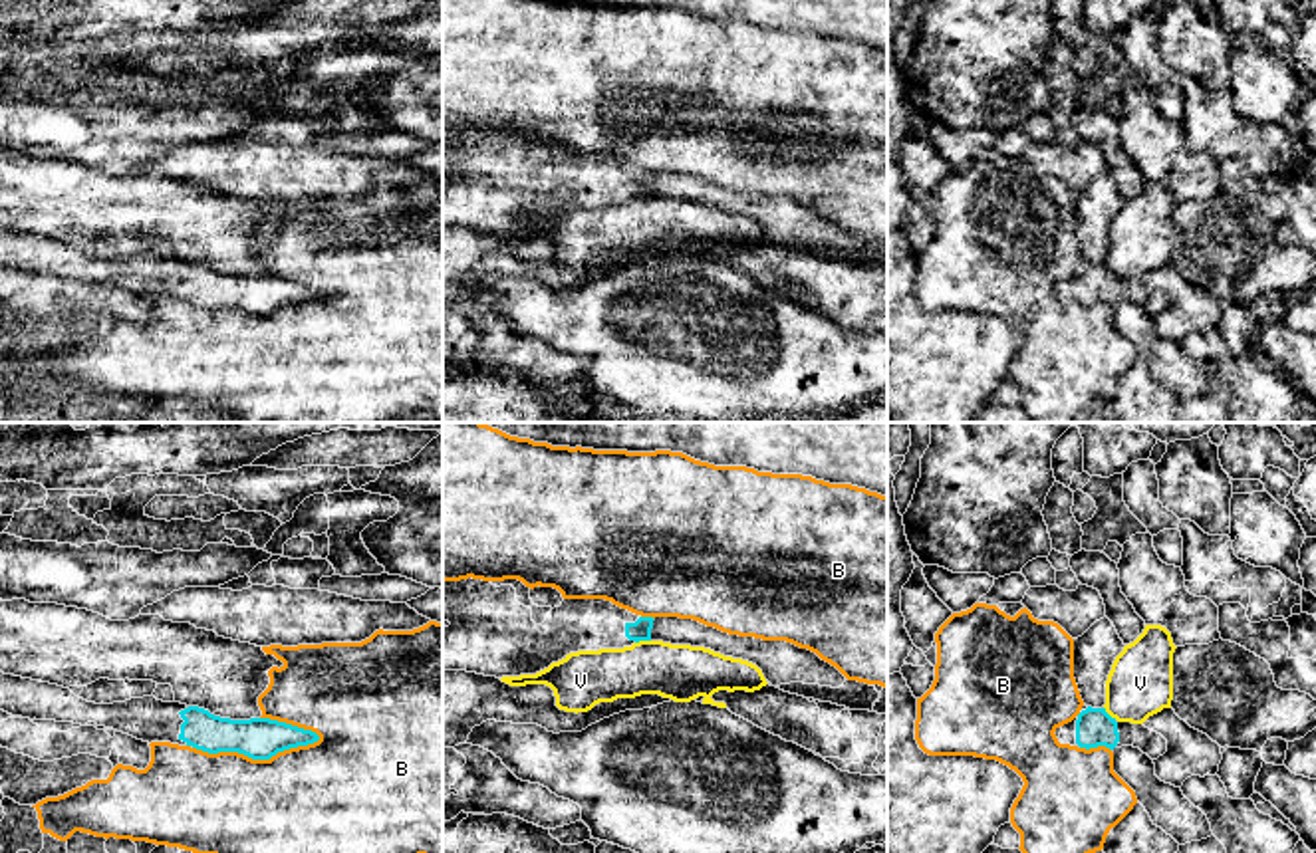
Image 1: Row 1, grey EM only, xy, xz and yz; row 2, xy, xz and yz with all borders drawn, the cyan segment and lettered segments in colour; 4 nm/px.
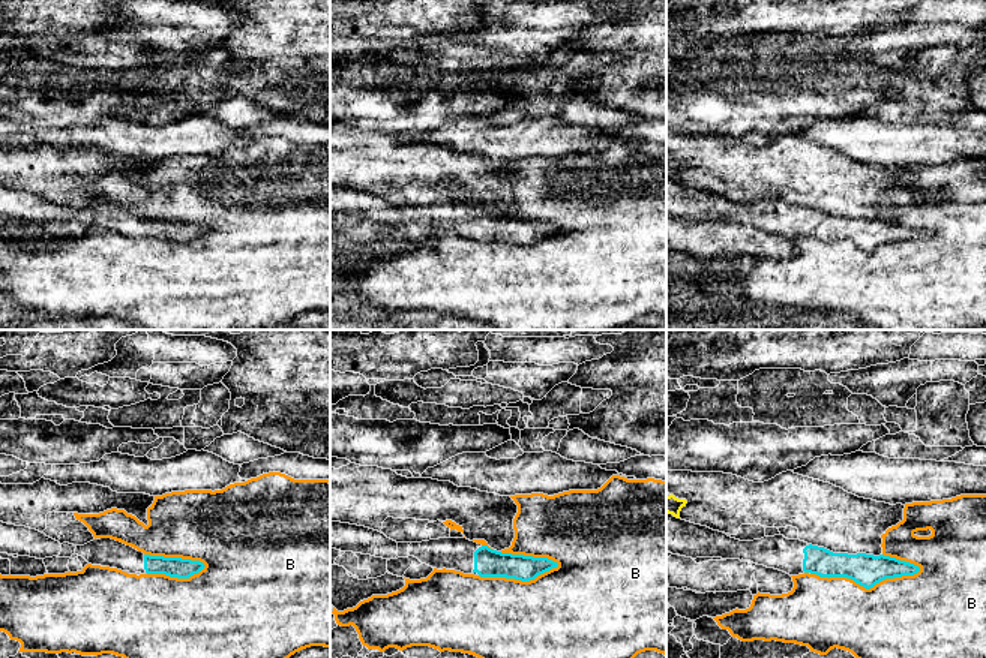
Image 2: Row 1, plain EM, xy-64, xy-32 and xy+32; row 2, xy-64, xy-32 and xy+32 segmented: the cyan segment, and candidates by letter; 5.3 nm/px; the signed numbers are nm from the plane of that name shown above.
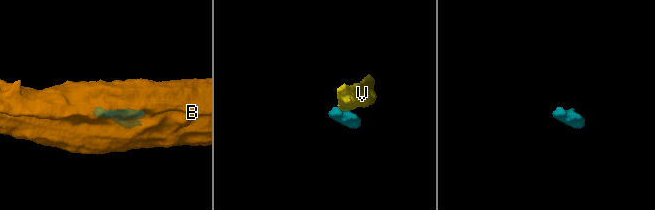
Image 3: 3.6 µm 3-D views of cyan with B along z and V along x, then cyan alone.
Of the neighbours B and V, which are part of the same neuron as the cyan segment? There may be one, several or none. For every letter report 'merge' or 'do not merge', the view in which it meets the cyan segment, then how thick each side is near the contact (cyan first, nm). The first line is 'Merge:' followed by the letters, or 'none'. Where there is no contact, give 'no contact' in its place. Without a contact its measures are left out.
Merge: none
B: do not merge; meets cyan in xy; 170 nm thick on the cyan side, 480 nm on the other
V: do not merge; meets cyan in xz; 80 nm thick on the cyan side, 220 nm on the other

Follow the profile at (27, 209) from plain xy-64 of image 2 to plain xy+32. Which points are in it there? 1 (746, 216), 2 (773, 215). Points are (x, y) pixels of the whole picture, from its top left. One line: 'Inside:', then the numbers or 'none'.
Inside: 1, 2

